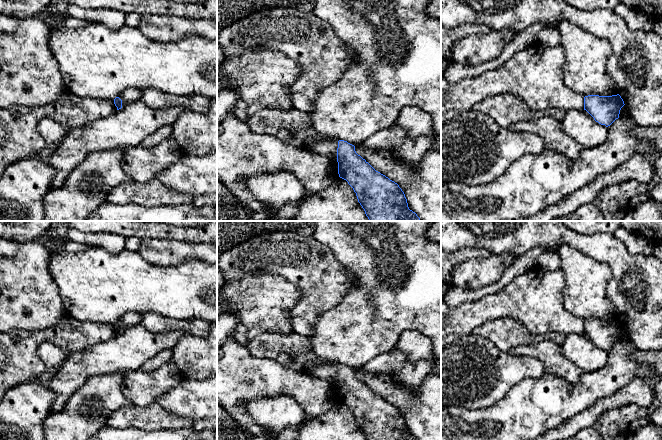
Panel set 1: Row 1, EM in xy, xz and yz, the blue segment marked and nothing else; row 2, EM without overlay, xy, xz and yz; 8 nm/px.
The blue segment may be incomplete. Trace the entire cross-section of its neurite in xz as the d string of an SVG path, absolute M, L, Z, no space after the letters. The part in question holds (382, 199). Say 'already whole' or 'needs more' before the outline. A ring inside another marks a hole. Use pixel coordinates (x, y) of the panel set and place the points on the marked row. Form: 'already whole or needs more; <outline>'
already whole; M339 140L337 162L339 177L346 180L353 188L358 202L370 221L421 221L417 214L409 209L405 194L399 185L376 171L356 153L354 145Z

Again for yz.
already whole; M619 94L612 96L588 95L584 97L584 110L596 122L606 127L619 118L624 101Z

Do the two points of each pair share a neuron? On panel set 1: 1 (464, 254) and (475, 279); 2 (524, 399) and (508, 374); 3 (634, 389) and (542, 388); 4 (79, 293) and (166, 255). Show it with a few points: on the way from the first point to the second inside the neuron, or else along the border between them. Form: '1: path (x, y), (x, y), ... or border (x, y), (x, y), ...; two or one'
1: border (490, 255), (469, 258), (459, 263), (451, 276); two
2: border (538, 379), (522, 379), (498, 401); two
3: border (641, 378), (632, 378), (624, 386), (599, 400); two
4: border (137, 251), (151, 263), (172, 265); two

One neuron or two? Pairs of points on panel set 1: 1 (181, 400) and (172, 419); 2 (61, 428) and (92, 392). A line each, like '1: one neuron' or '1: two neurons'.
1: two neurons
2: one neuron

